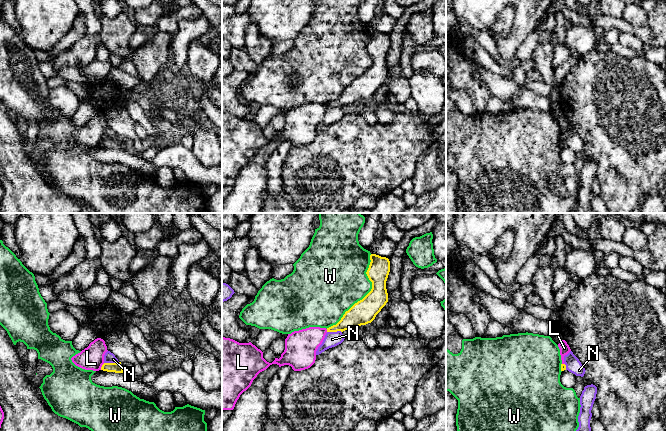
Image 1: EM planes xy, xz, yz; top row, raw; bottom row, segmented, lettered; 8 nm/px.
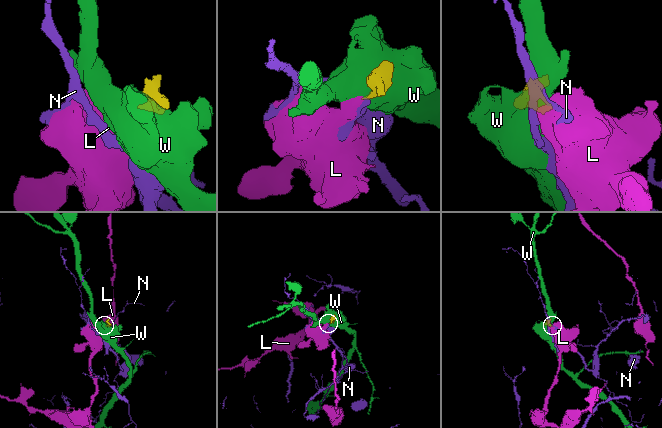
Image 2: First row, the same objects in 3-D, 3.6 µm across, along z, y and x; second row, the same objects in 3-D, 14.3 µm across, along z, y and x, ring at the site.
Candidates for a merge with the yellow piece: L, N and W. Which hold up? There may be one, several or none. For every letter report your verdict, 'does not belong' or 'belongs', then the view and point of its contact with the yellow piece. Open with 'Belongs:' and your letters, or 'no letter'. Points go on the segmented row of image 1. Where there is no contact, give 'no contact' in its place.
Belongs: no letter
L: does not belong; contact xy (102, 366)
N: does not belong; contact xy (111, 363)
W: does not belong; contact xz (366, 295)

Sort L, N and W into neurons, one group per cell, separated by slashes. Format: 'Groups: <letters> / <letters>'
Groups: L / N / W

